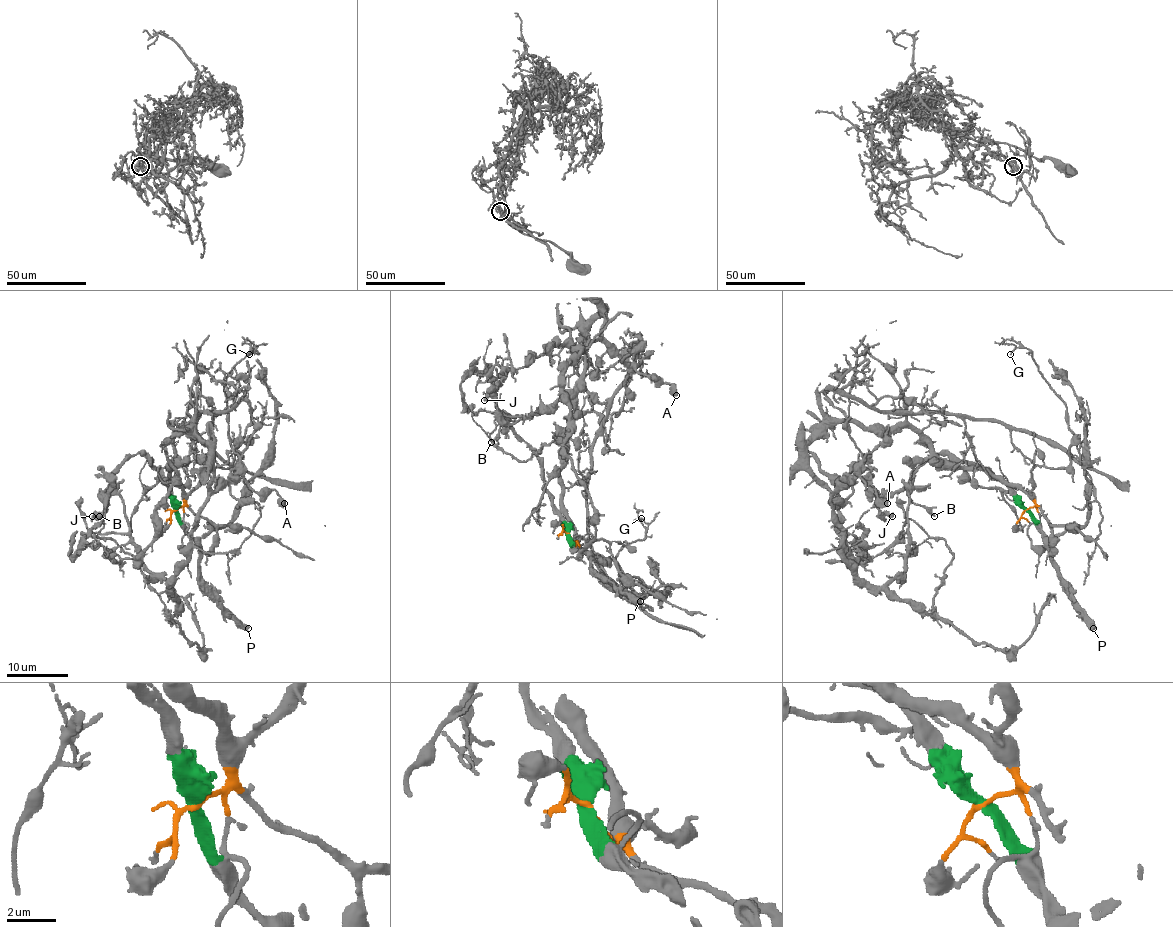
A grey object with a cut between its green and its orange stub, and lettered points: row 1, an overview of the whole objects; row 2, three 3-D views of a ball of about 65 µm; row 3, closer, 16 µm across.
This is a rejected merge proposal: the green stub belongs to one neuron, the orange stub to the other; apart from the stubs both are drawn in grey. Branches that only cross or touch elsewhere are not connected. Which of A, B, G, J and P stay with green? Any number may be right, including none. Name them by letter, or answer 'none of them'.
J, P

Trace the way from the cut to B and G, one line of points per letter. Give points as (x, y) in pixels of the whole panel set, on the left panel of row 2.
B: (176, 510), (168, 461), (193, 422), (208, 501), (168, 585), (117, 495), (99, 516)
G: (176, 510), (174, 431), (196, 399), (196, 430), (231, 462), (224, 384), (248, 355)

